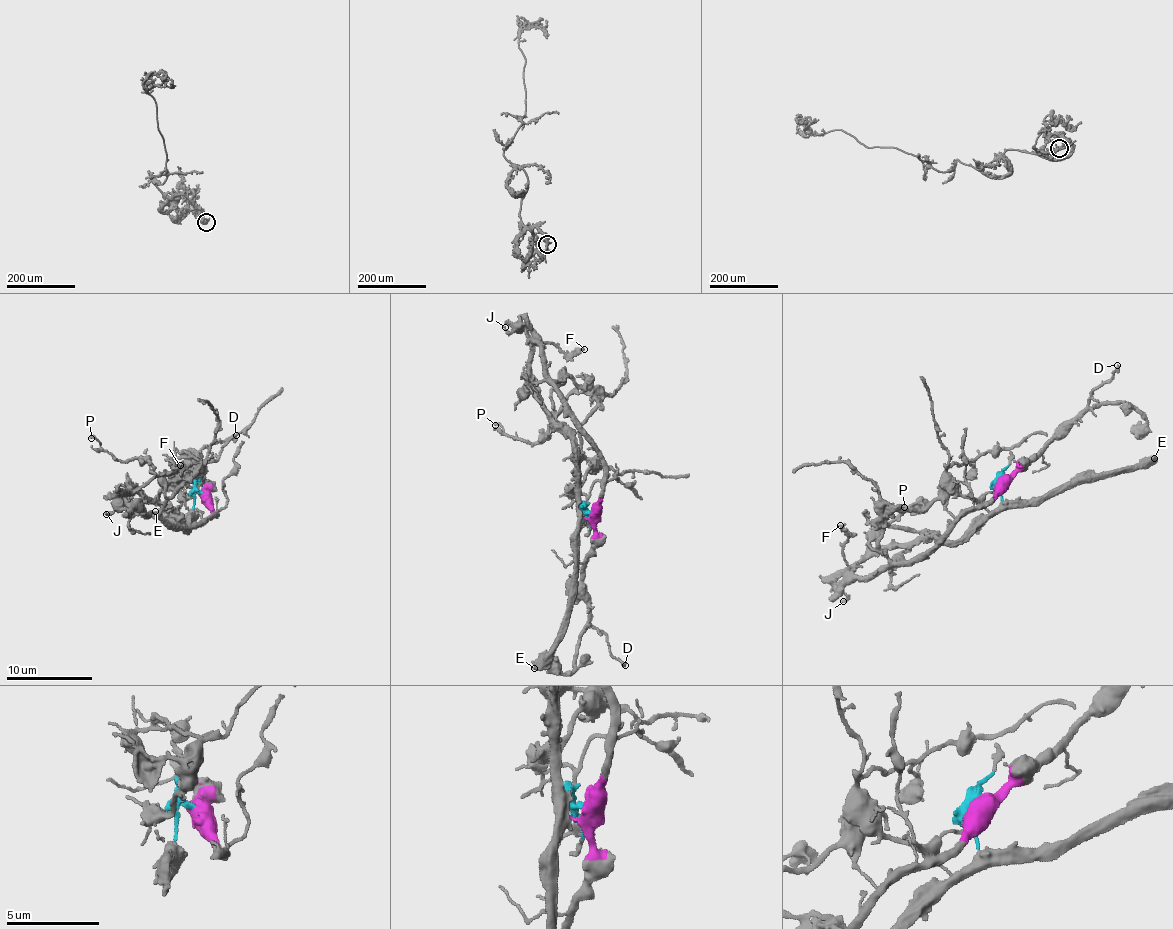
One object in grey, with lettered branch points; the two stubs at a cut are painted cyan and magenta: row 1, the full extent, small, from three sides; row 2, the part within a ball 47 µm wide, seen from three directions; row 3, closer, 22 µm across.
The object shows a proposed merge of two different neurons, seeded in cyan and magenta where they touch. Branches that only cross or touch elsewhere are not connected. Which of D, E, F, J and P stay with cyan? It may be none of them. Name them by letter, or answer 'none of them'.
E, F

